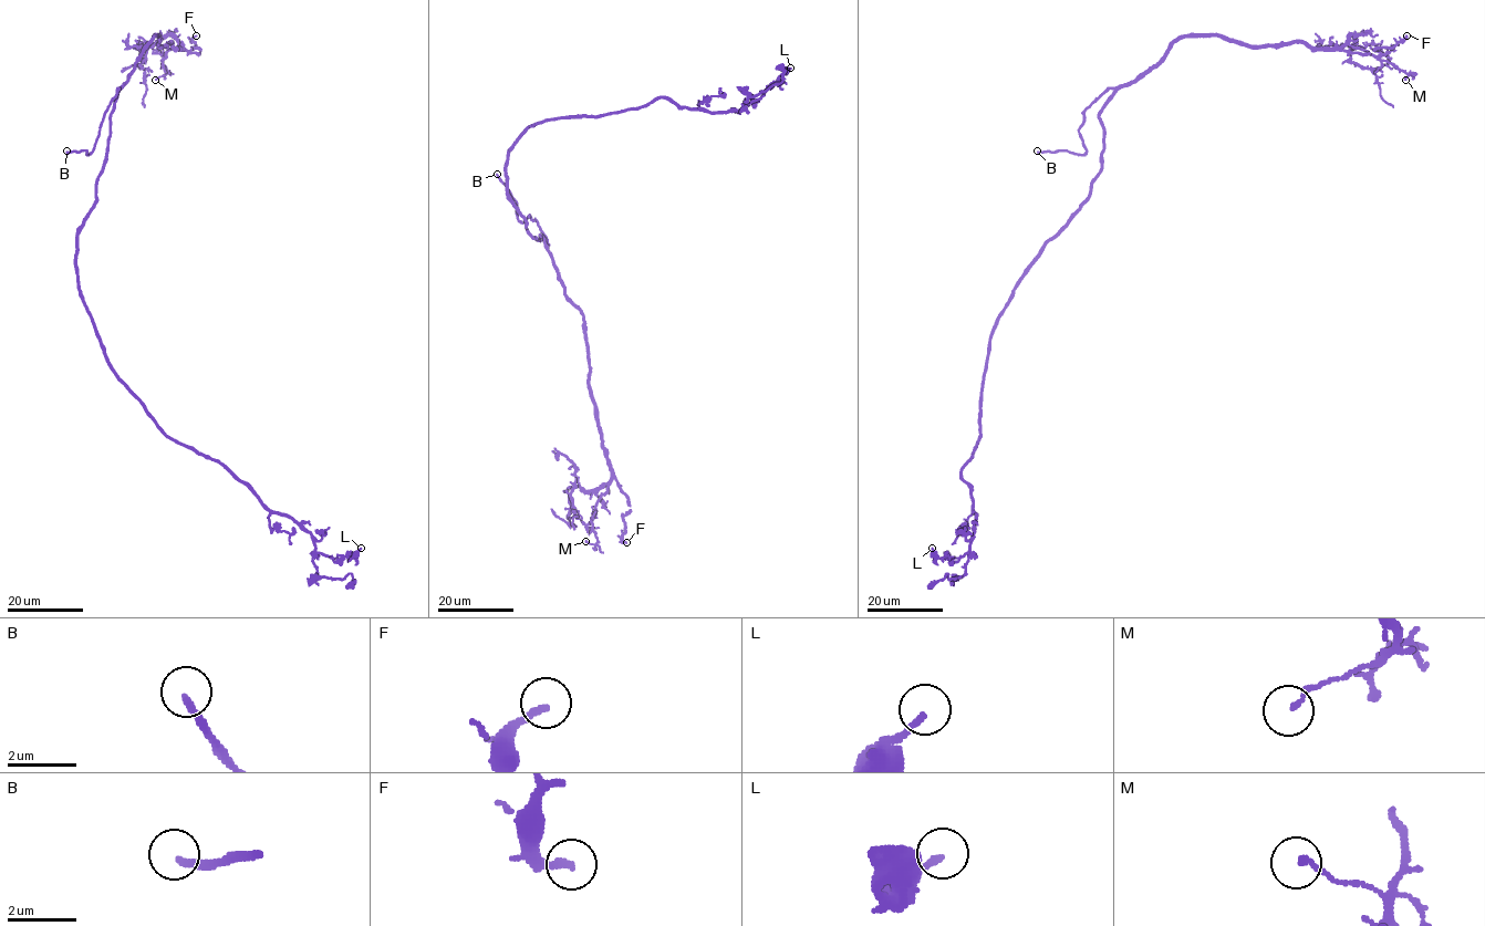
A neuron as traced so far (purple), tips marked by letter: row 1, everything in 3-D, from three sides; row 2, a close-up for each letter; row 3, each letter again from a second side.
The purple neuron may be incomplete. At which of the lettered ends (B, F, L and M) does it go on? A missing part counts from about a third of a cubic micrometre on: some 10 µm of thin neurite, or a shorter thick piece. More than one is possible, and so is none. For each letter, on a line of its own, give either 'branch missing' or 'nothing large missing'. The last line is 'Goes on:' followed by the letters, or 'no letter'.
B: branch missing
F: nothing large missing
L: nothing large missing
M: nothing large missing
Goes on: B

